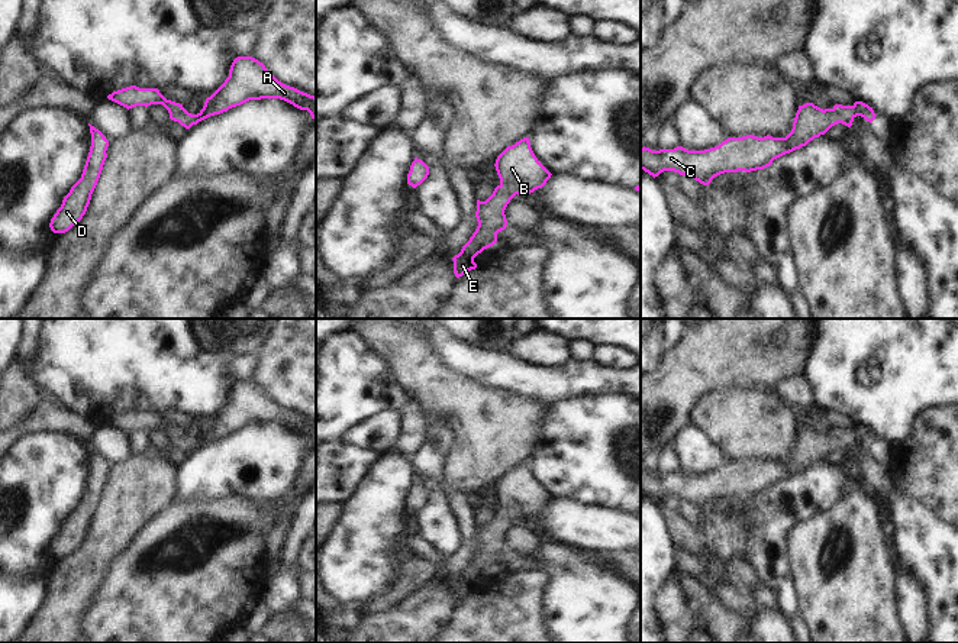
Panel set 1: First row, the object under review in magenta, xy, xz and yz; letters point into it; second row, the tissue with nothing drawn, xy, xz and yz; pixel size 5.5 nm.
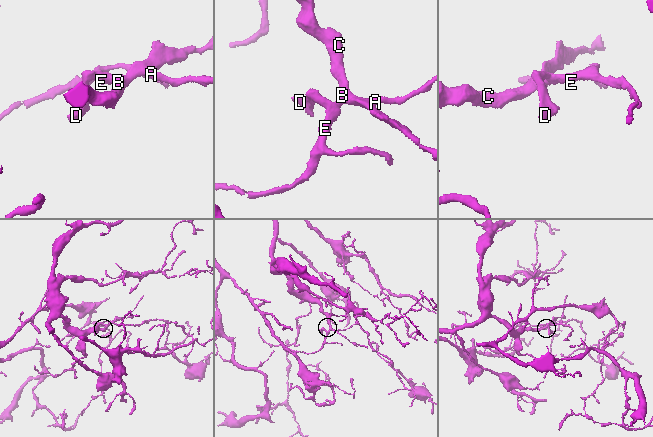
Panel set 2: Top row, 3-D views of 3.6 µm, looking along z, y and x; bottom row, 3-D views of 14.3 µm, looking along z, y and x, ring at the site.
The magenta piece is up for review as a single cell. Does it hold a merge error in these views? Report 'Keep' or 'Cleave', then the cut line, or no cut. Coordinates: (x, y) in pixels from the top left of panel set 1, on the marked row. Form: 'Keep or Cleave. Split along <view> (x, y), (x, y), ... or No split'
Keep. No split.

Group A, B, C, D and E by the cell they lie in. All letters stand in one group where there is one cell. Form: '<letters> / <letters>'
A B C D E

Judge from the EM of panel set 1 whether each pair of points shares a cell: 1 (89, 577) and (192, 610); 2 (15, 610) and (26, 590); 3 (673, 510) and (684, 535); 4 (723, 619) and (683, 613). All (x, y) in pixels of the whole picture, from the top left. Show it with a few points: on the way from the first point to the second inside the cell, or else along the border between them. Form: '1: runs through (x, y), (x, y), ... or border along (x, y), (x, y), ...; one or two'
1: border along (122, 552), (109, 568), (96, 597), (84, 610); two
2: runs through (15, 606), (15, 601), (22, 594); one
3: runs through (673, 516), (680, 529); one
4: border along (683, 575), (683, 591), (693, 601); two

